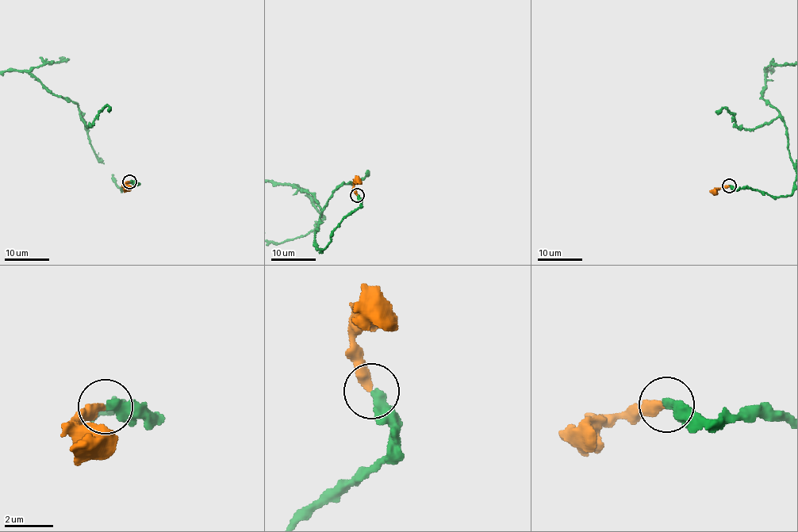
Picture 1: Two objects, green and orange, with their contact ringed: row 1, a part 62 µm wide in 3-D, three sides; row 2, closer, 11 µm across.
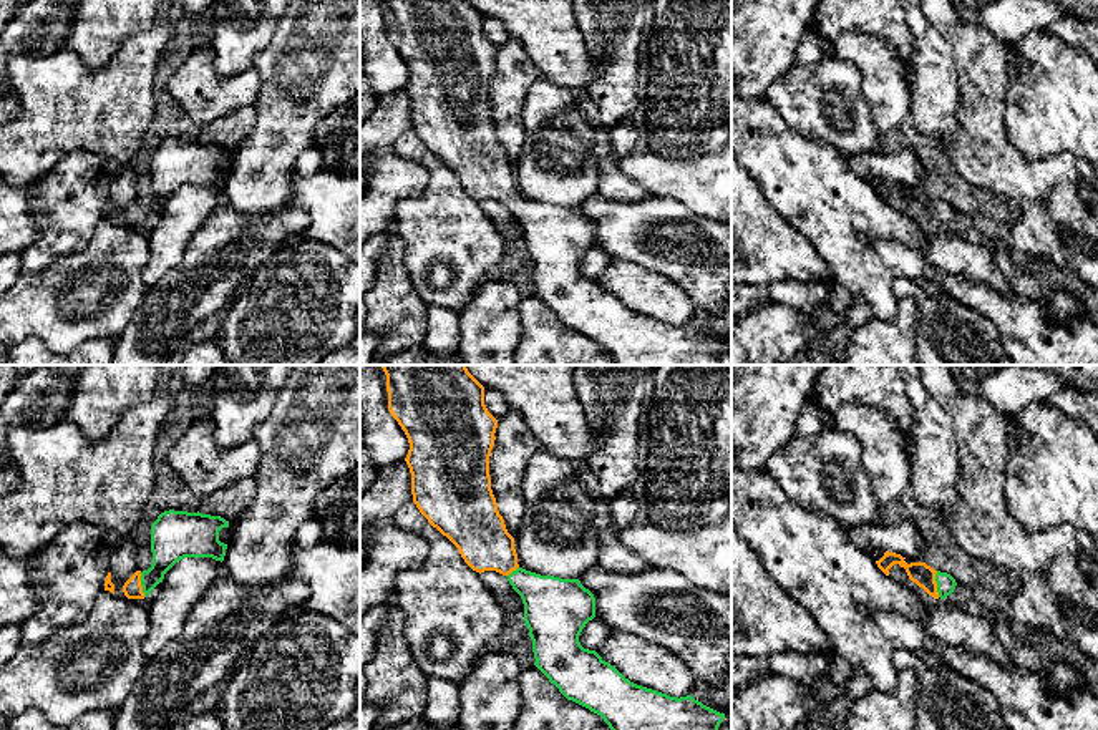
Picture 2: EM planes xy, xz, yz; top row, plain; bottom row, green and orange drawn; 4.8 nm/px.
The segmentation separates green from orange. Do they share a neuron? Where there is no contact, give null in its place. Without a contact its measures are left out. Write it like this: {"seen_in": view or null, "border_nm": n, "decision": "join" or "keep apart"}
{"seen_in": "yz", "border_nm": 130, "decision": "join"}

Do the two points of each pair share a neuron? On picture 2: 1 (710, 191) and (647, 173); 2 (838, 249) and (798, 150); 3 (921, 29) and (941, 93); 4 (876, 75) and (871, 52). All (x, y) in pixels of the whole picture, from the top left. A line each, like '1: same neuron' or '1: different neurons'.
1: same neuron
2: same neuron
3: same neuron
4: same neuron

